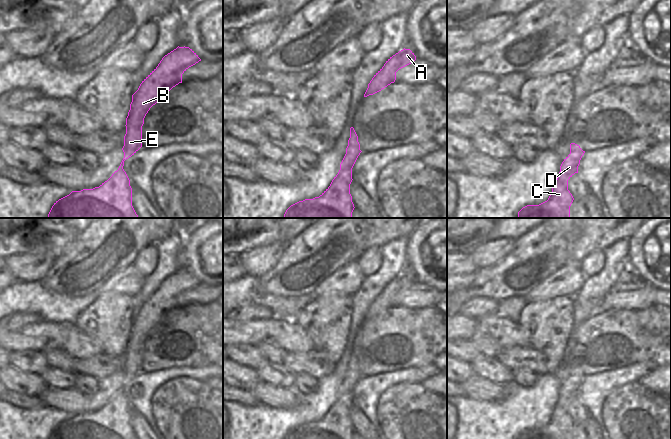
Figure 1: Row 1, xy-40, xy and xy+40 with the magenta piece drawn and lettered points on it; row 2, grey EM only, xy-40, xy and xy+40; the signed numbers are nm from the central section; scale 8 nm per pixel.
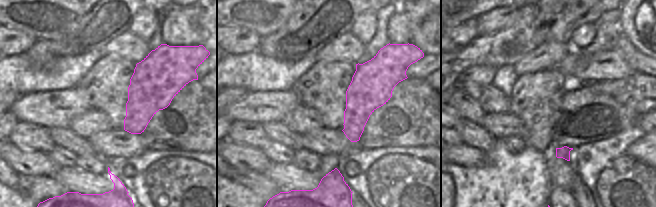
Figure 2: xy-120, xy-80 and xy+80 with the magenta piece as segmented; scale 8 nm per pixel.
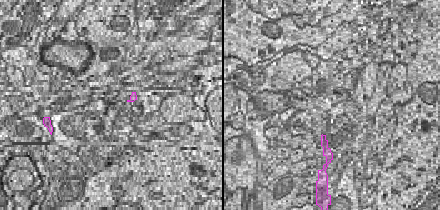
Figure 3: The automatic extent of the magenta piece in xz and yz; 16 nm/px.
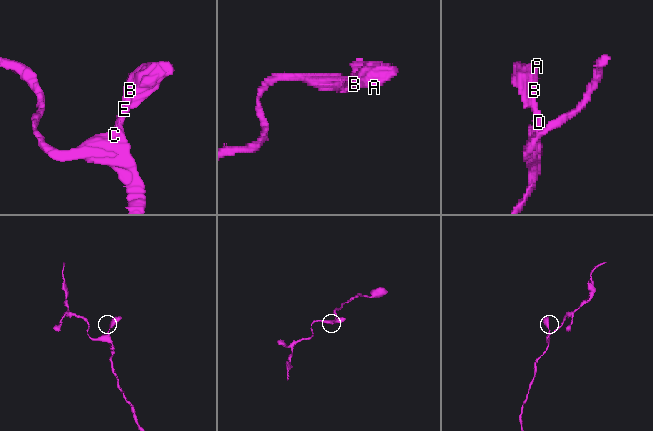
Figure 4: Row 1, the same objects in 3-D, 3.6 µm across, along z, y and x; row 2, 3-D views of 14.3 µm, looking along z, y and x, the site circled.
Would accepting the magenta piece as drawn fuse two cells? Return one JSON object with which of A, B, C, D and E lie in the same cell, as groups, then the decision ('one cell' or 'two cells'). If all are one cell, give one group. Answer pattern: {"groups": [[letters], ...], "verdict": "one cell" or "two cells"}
{"groups": [["A", "B", "C", "D", "E"]], "verdict": "one cell"}

